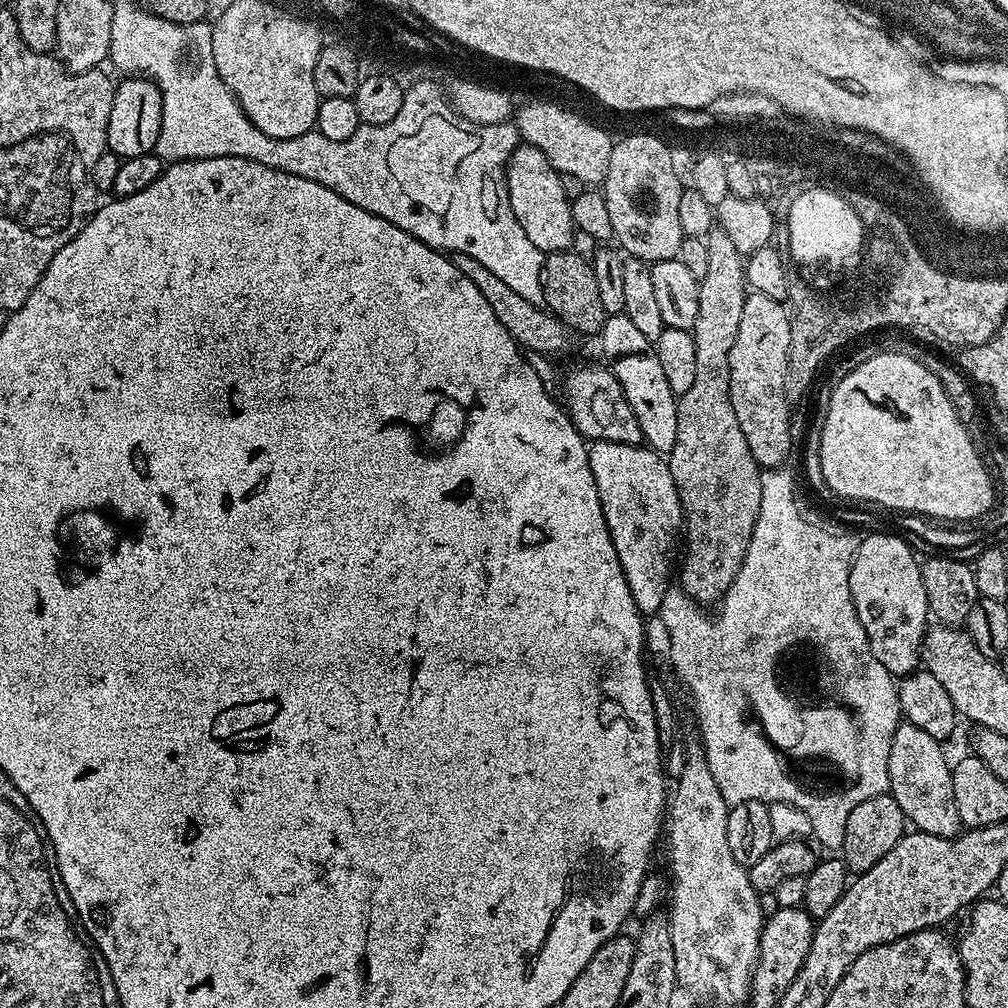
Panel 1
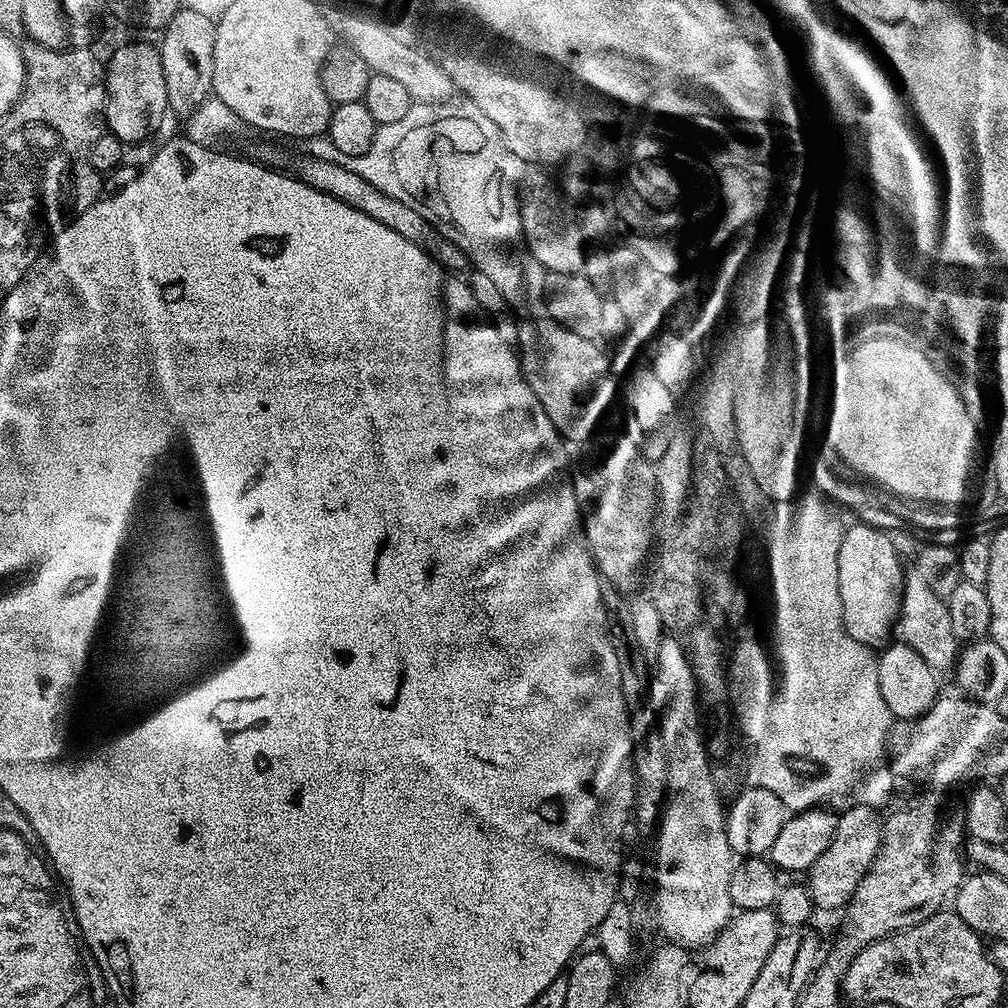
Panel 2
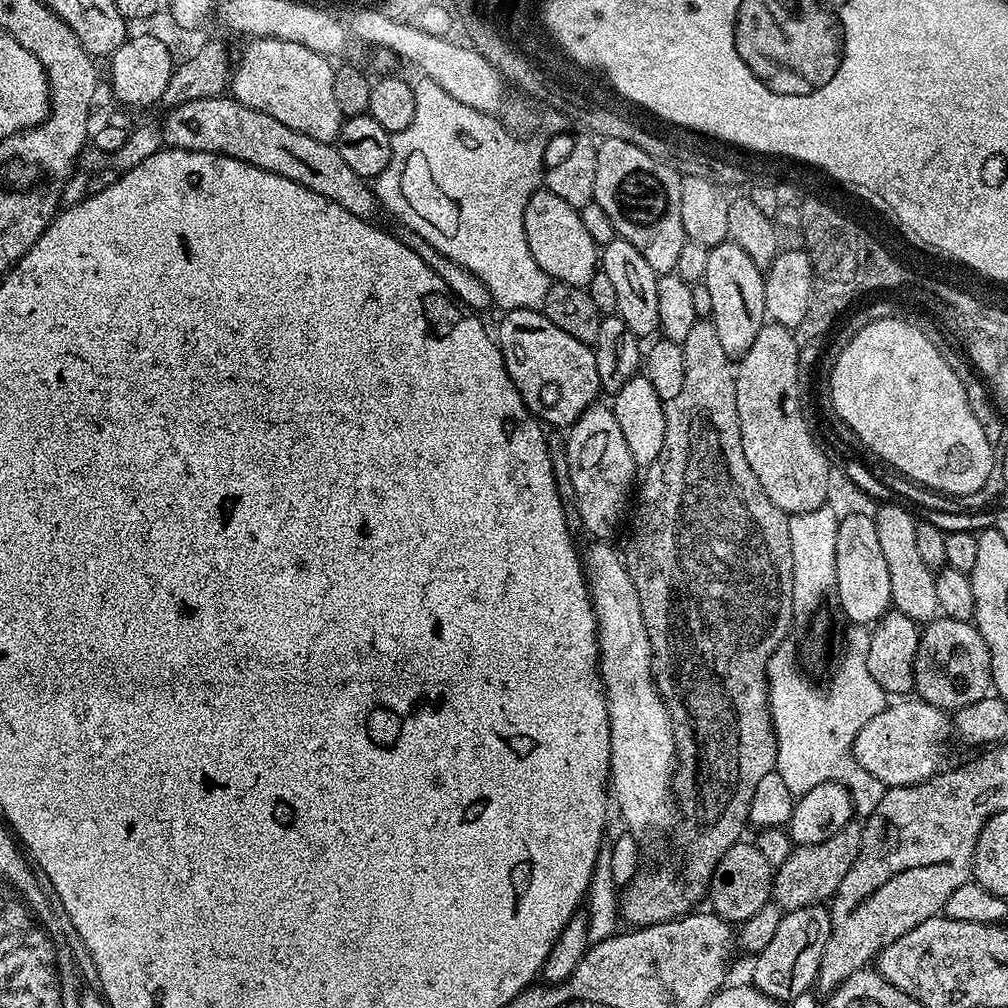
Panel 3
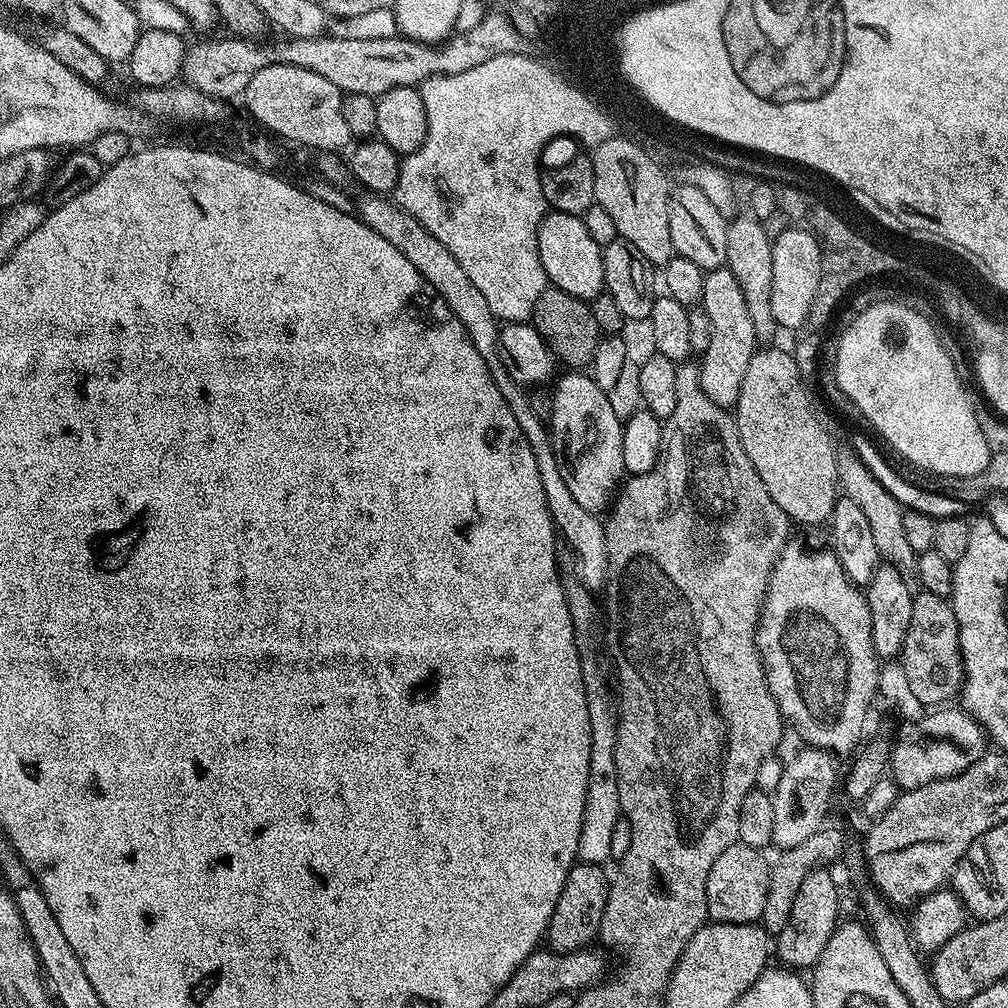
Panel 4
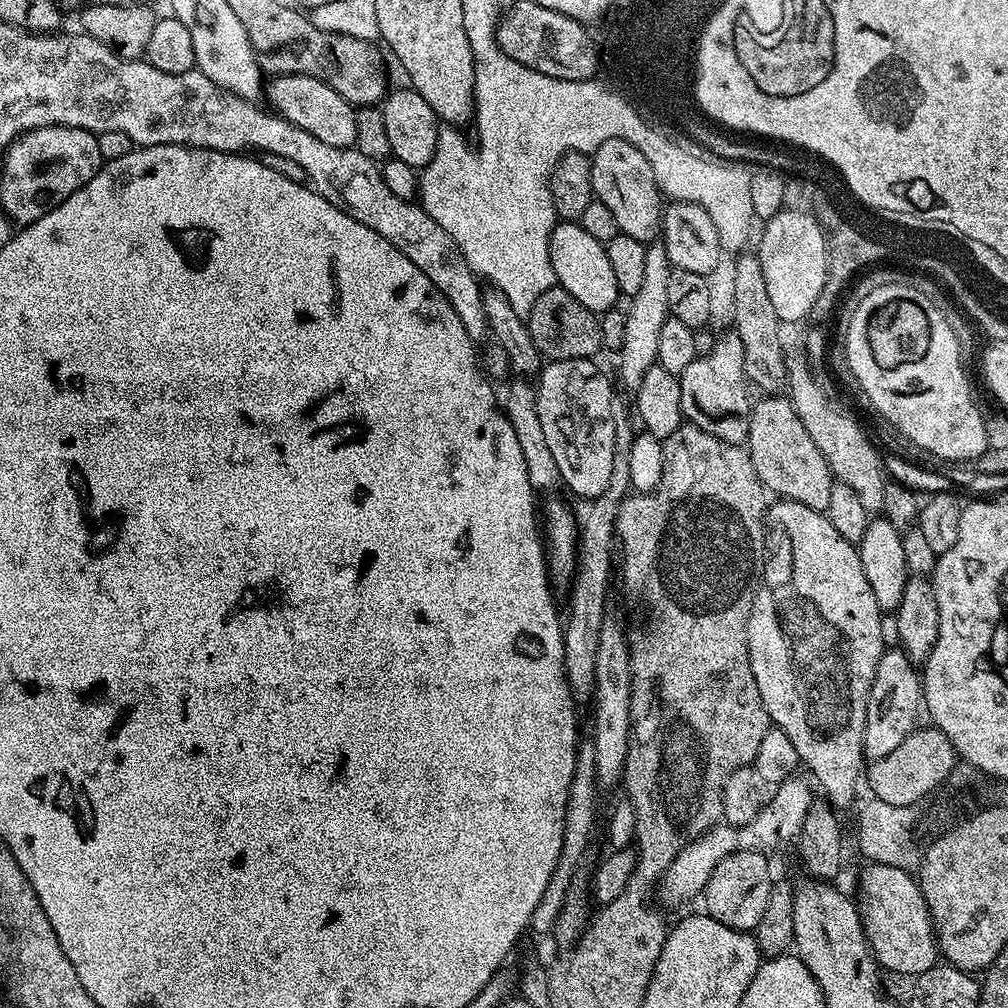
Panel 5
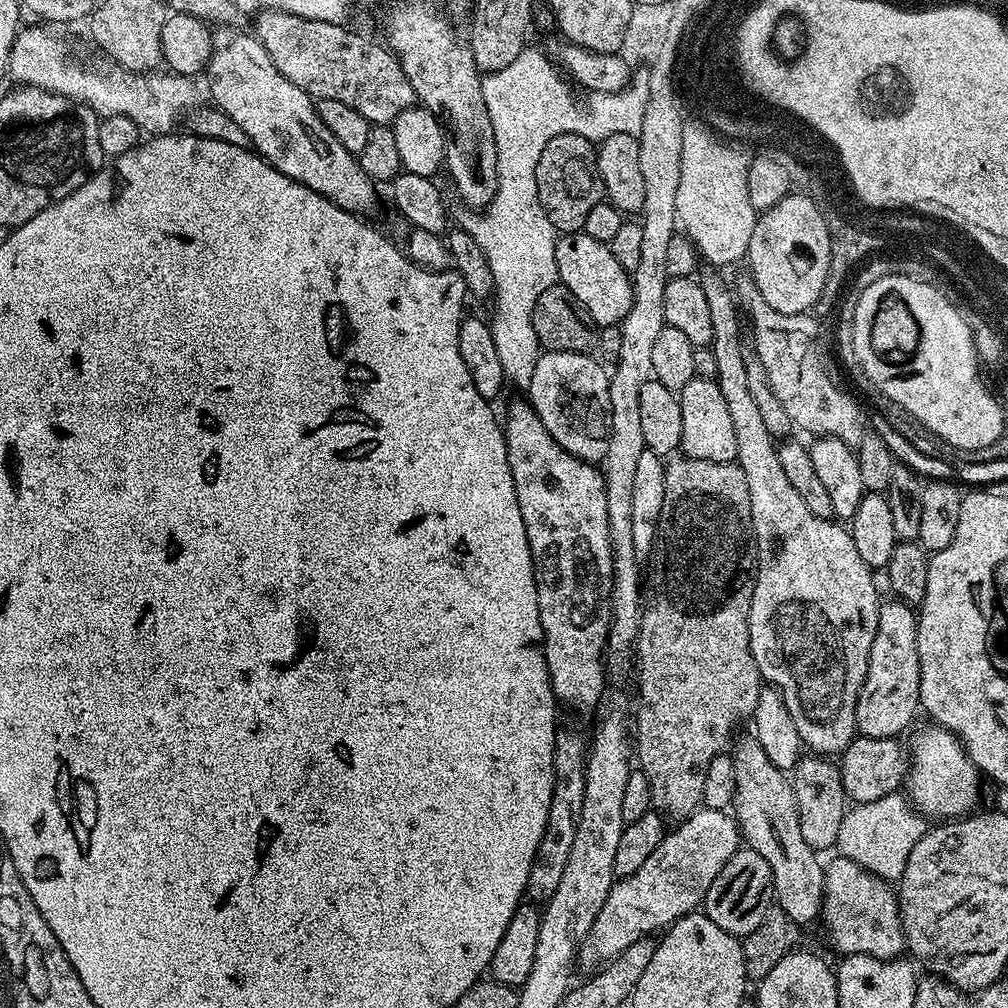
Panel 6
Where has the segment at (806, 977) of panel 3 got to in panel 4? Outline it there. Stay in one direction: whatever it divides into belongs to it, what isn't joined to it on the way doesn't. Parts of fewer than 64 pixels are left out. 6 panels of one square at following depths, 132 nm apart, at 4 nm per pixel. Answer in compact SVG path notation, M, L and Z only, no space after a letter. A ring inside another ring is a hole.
M817 870L802 878L794 906L790 910L788 925L778 933L774 940L774 956L789 970L810 970L818 962L830 934L838 927L840 916L840 892L836 880L828 870Z

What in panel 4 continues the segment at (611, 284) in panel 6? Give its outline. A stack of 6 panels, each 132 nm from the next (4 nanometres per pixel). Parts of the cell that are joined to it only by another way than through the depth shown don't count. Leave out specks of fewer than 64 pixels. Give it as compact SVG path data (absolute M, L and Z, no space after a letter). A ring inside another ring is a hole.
M549 211L538 226L538 258L542 258L542 270L547 274L548 283L551 287L566 290L566 294L574 294L574 298L589 302L595 300L605 291L602 246L598 242L594 242L594 238L590 238L584 221L579 216Z

